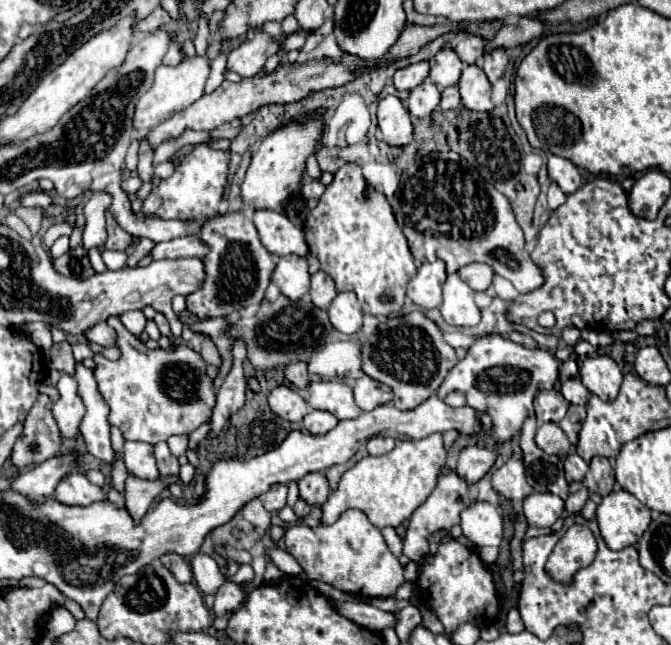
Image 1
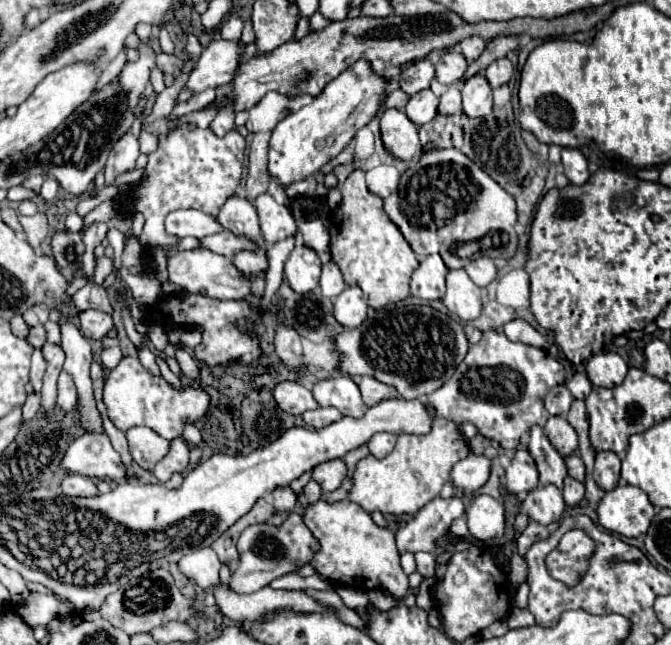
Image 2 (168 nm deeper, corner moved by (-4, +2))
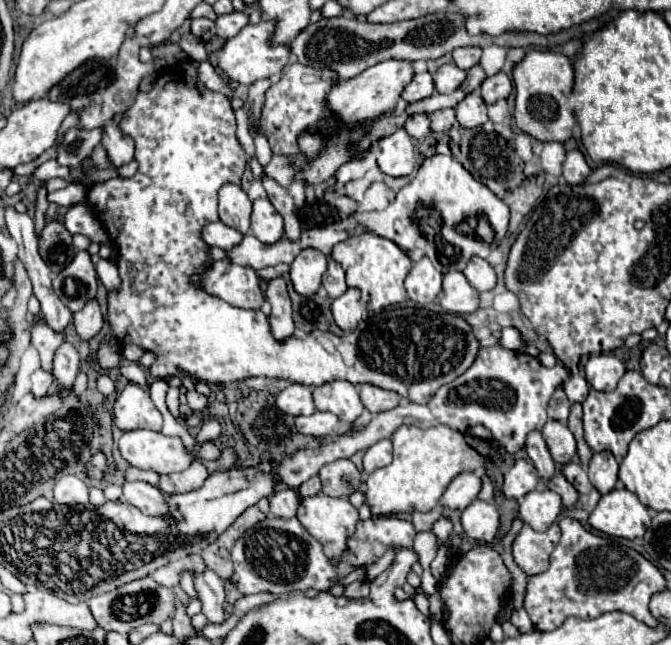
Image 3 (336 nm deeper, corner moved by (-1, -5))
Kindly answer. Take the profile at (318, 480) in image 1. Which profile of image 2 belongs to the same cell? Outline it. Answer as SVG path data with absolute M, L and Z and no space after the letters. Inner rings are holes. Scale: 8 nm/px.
M333 459L333 461L325 461L321 465L317 465L311 471L311 479L315 479L323 493L331 493L337 487L341 487L343 479L345 479L345 463L343 459Z

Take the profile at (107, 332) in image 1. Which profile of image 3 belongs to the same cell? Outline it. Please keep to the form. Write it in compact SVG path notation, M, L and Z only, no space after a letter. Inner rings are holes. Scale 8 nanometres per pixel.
M90 300L80 312L74 314L74 326L82 340L94 338L100 332L102 324L104 324L104 316L96 300Z

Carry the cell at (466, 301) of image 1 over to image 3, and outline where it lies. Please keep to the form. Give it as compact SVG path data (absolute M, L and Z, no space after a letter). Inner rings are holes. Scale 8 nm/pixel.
M448 272L438 294L440 306L450 314L470 314L478 308L478 290L462 272Z

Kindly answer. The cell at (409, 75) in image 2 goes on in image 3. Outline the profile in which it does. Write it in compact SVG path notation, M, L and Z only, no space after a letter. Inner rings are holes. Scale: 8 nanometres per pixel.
M422 72L422 74L416 74L412 78L412 82L404 88L402 92L402 98L406 102L418 102L422 98L428 98L434 94L434 82L432 82L432 76L428 72Z

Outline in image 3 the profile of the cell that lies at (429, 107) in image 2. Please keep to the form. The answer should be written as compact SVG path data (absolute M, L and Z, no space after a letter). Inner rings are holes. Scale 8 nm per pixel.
M414 114L406 120L404 128L412 138L424 138L430 132L430 118L426 114Z

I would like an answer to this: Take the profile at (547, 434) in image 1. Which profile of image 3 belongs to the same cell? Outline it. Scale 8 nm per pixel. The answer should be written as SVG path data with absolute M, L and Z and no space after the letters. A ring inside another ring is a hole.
M548 420L542 428L542 436L546 440L546 446L558 464L568 464L576 456L576 440L566 424Z

